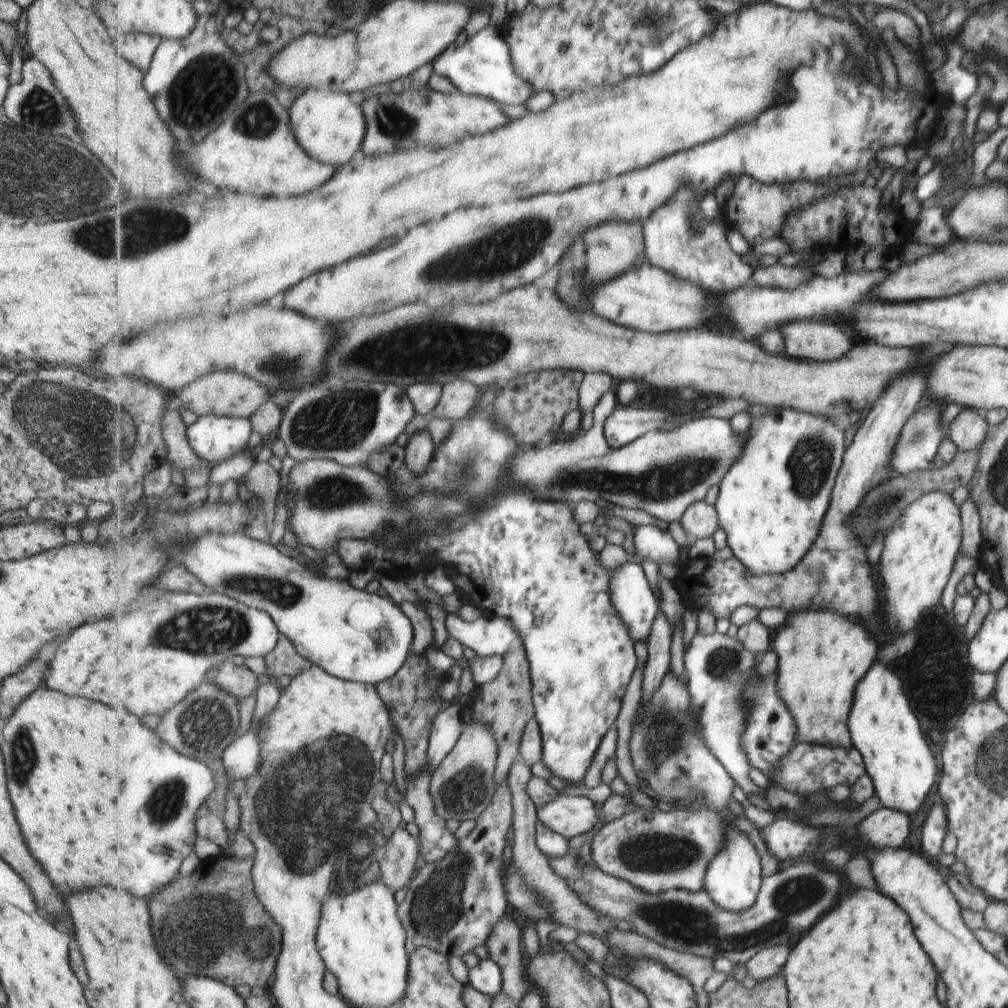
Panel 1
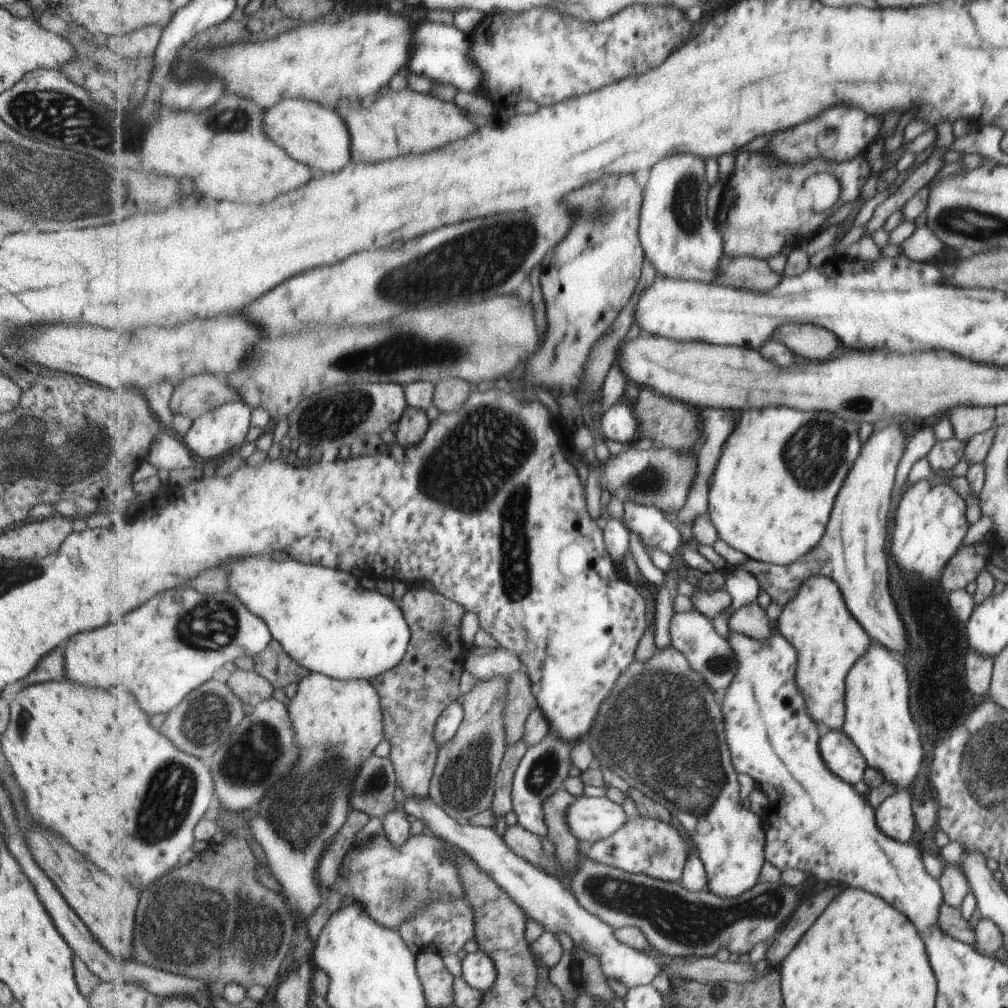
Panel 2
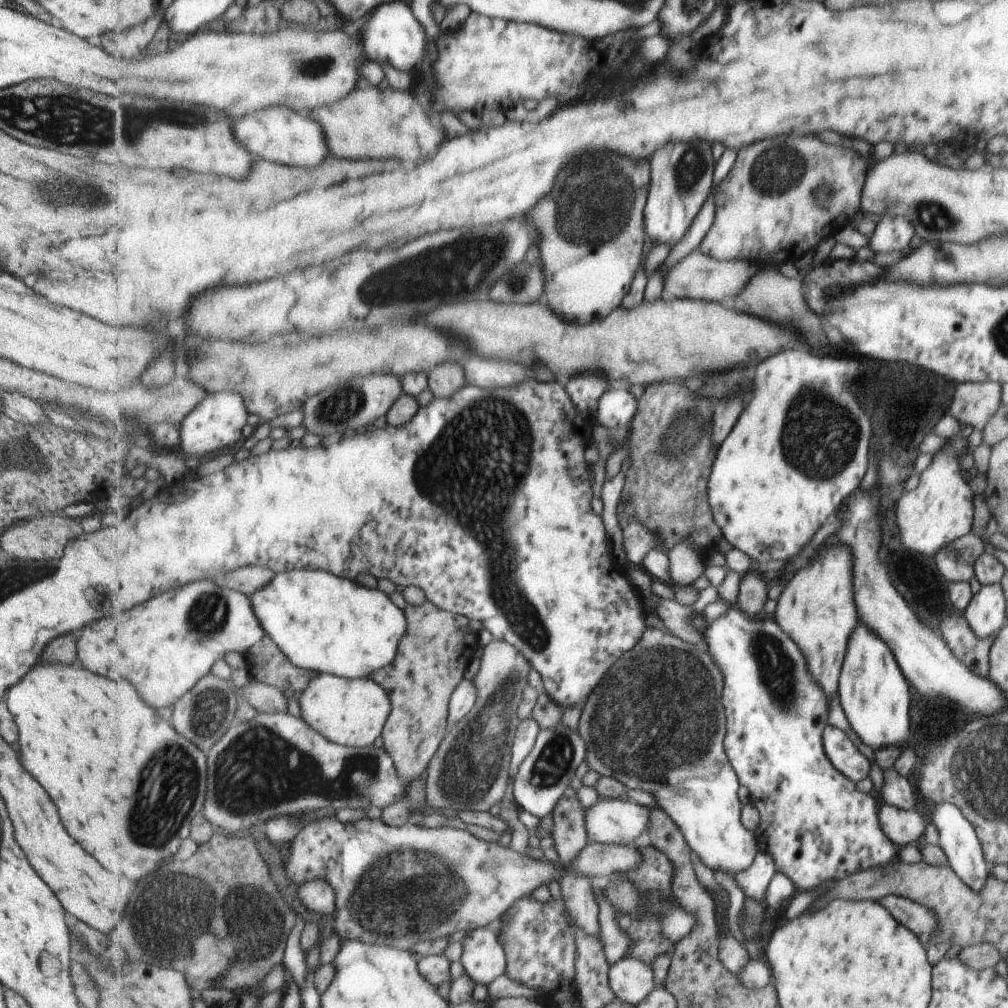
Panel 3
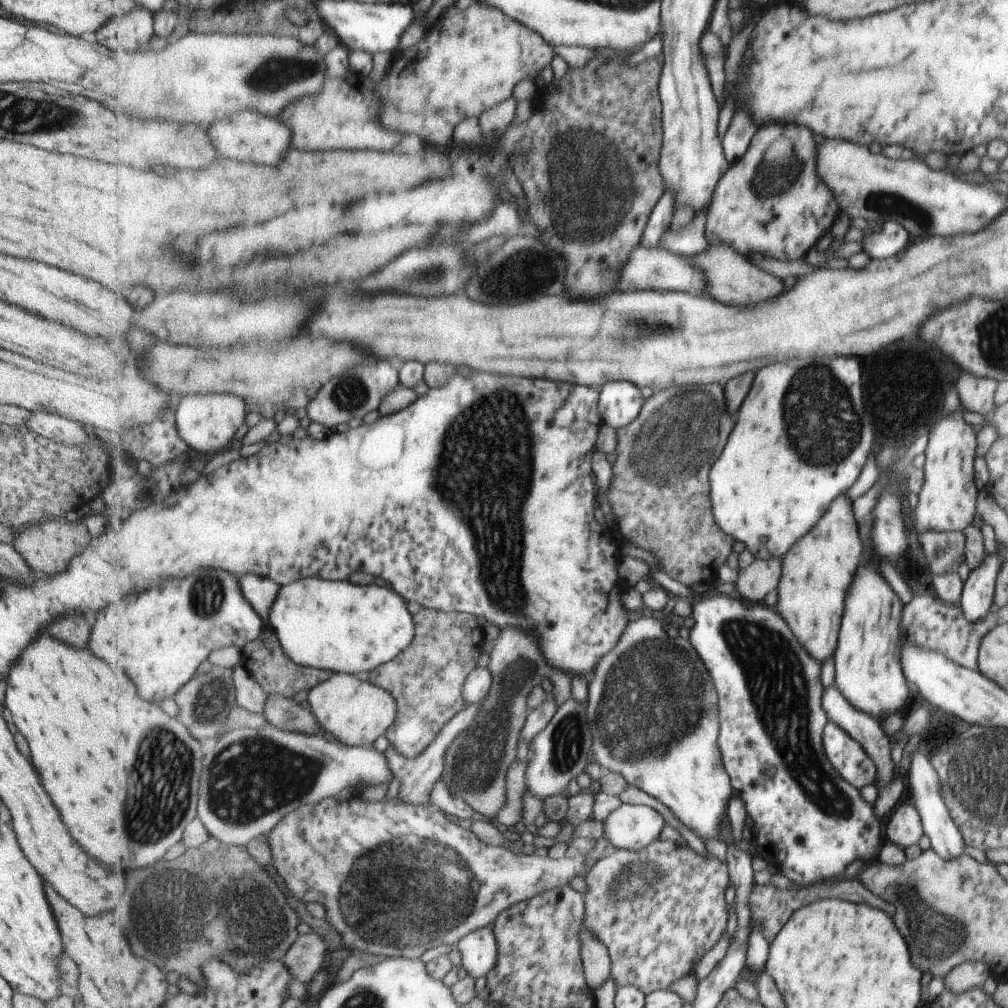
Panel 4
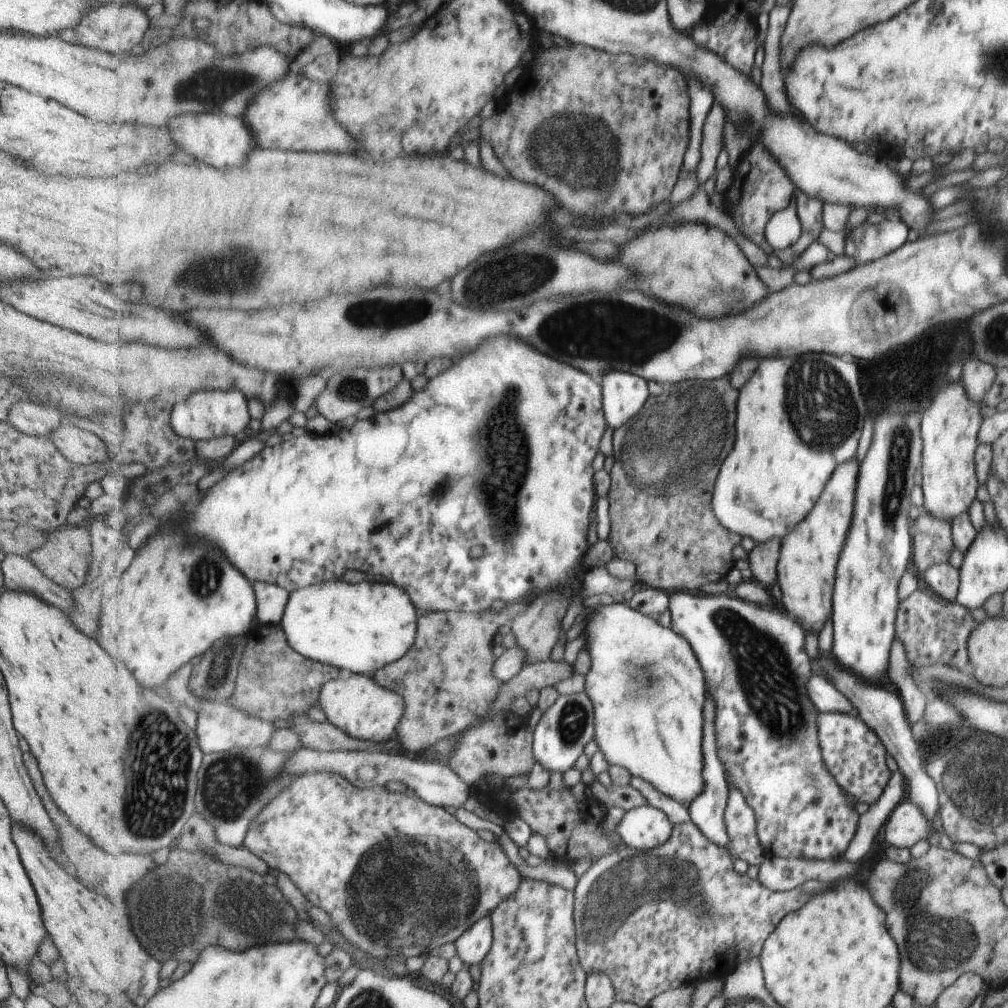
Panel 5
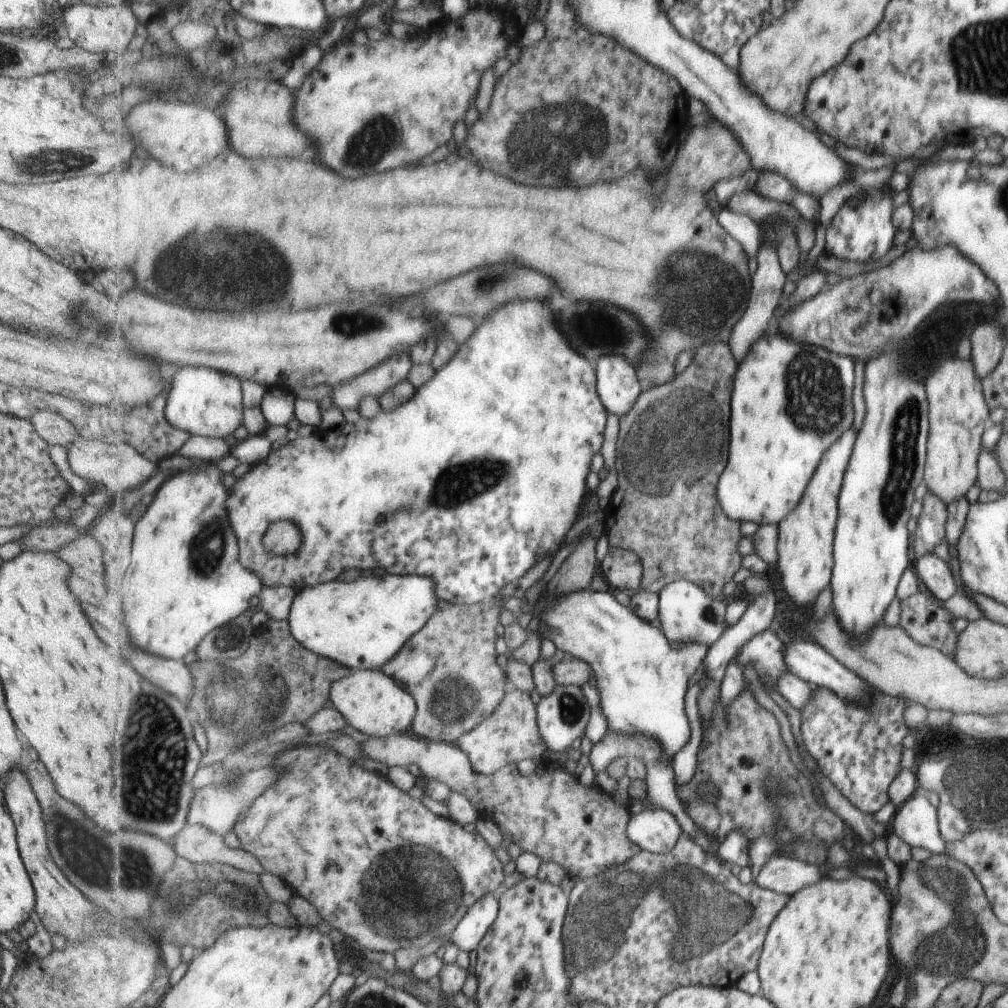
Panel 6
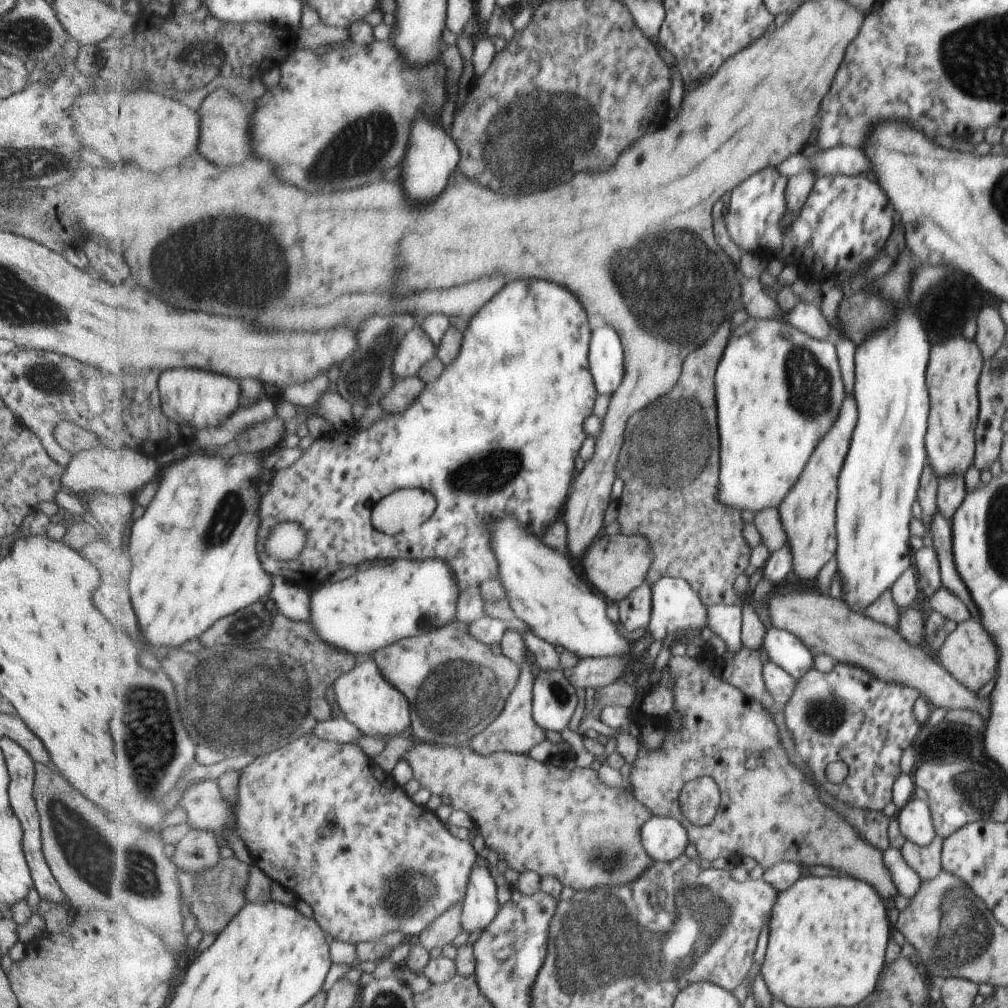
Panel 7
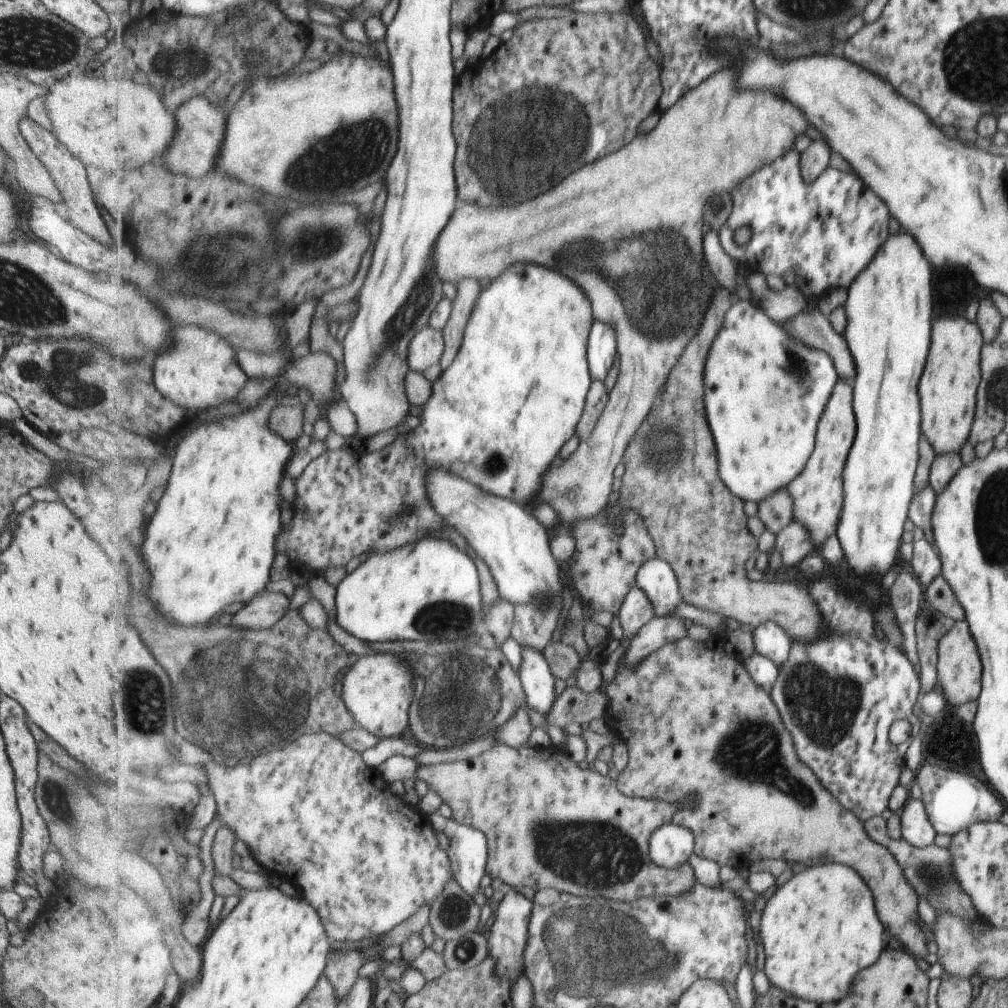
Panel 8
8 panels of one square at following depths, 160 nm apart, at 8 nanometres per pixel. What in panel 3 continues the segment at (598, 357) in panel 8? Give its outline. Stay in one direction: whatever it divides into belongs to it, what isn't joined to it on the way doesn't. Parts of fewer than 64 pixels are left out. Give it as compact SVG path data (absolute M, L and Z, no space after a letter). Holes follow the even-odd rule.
M614 385L601 398L598 423L608 428L630 427L640 406L641 400L630 392L628 386Z

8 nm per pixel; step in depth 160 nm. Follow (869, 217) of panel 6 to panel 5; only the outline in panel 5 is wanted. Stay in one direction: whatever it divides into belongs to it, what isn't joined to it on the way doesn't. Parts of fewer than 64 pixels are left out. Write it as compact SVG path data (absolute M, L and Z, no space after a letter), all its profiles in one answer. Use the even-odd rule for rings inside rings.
M884 218L879 224L866 224L851 229L845 240L843 254L863 265L885 257L900 248L908 238L908 228L902 220Z

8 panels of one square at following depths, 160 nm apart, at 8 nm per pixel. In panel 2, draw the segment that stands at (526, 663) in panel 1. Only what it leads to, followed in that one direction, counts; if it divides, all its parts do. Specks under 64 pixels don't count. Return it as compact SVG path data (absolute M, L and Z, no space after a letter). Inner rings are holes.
M527 670L514 673L511 680L509 704L507 705L507 734L509 745L525 738L527 722L530 715L540 706L533 689L531 675Z

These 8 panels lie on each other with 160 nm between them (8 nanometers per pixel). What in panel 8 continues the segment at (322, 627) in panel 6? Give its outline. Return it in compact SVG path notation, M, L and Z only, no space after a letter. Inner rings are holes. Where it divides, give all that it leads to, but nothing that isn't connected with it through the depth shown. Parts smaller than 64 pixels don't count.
M426 538L418 544L408 544L402 548L396 548L388 554L374 554L352 572L340 586L336 587L335 607L337 624L353 636L361 640L376 642L402 642L402 641L432 641L432 640L466 640L472 636L484 635L488 632L486 606L484 606L484 596L481 593L481 572L477 563L470 558L470 554L460 550L452 540L442 538Z

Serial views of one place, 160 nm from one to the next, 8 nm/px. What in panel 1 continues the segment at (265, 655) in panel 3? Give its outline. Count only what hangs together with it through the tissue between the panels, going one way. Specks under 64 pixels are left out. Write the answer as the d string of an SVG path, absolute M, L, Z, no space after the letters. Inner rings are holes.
M282 636L277 648L266 657L266 660L268 675L276 678L290 676L295 679L314 666L313 662L307 659L286 636Z

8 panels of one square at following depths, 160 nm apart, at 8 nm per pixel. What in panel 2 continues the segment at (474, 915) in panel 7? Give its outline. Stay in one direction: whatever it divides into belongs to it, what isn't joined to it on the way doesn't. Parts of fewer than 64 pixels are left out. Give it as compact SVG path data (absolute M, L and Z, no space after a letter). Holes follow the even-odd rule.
M481 948L463 960L464 978L478 990L486 992L499 977L496 961Z

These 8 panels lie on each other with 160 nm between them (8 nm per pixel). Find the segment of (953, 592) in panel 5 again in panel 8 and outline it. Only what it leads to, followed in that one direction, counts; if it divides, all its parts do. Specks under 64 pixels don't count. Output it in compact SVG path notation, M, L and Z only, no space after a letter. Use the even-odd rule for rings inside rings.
M922 538L916 540L914 544L914 556L910 560L910 566L914 571L914 575L923 586L930 586L930 584L941 576L941 561L937 548L930 544L930 541Z

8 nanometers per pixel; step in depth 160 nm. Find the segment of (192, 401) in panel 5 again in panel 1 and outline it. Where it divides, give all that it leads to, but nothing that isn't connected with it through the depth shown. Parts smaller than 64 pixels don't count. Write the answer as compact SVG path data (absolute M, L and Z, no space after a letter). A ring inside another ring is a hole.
M204 415L193 425L189 425L189 441L202 459L209 460L215 466L244 452L254 436L254 431L252 418Z

